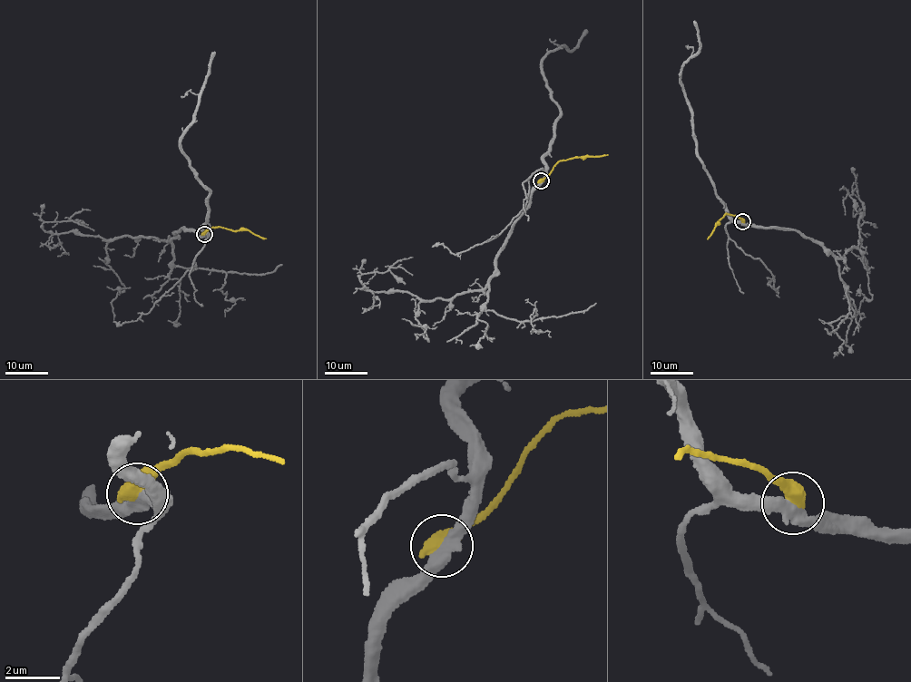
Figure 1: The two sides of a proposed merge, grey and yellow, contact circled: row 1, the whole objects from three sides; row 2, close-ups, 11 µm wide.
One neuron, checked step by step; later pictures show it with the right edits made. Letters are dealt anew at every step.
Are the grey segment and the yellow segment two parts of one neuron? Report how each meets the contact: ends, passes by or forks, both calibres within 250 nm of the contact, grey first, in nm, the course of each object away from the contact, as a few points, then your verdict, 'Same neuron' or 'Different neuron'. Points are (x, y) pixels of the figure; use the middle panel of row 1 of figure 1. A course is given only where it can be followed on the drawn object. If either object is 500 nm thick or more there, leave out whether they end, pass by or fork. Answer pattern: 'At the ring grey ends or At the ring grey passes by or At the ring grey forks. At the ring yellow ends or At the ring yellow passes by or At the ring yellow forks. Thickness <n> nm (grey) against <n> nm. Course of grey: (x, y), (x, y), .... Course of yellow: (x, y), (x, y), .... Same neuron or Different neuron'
Thickness 420 nm (grey) against 700 nm. Course of grey: (541, 181), (483, 289), (426, 300), (407, 291), (370, 291), (359, 279), (390, 267), (412, 275). Course of yellow: (541, 181), (560, 161), (608, 154). Different neuron

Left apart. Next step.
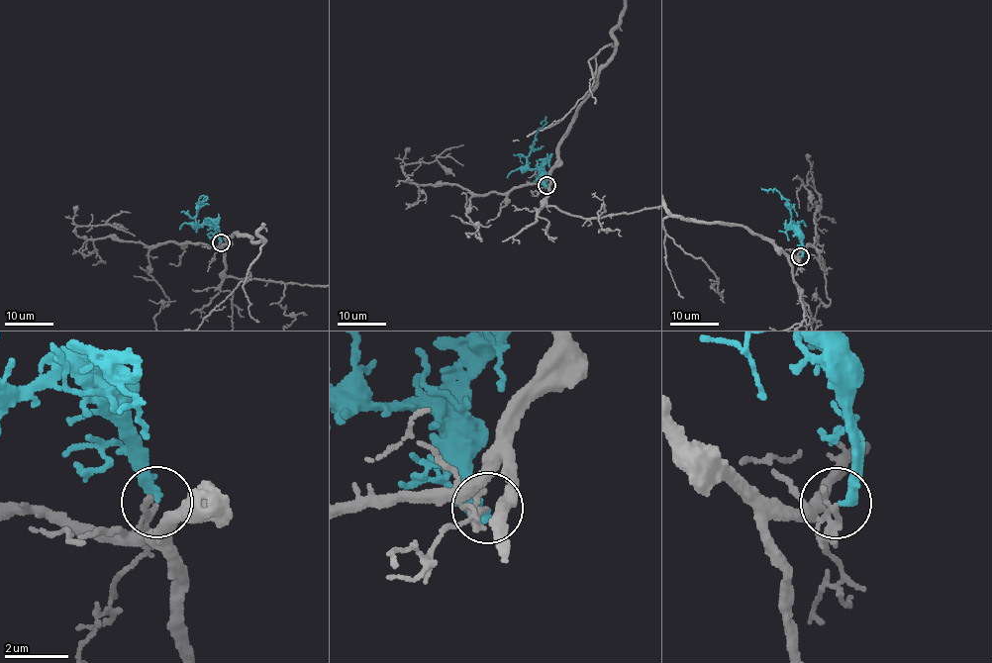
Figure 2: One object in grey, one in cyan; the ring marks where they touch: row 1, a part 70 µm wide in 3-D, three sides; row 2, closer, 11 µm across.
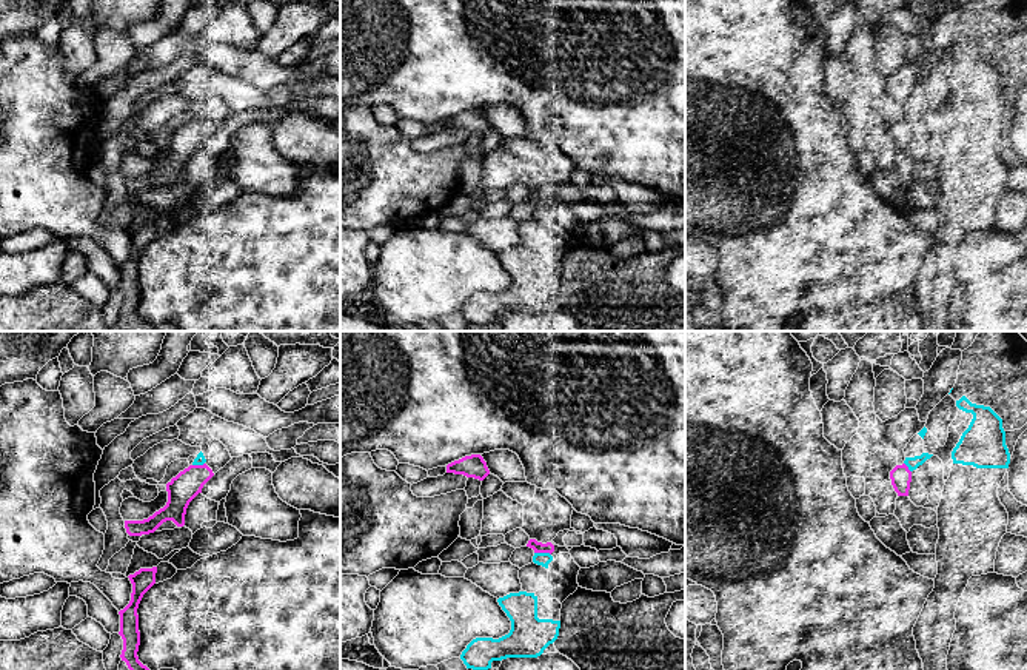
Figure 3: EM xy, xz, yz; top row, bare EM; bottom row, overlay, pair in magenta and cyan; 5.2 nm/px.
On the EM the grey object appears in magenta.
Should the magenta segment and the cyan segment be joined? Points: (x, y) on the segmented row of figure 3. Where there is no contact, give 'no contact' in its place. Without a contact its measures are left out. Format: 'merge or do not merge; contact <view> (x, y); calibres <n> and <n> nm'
do not merge; contact xz (542, 552); calibres 60 and 70 nm

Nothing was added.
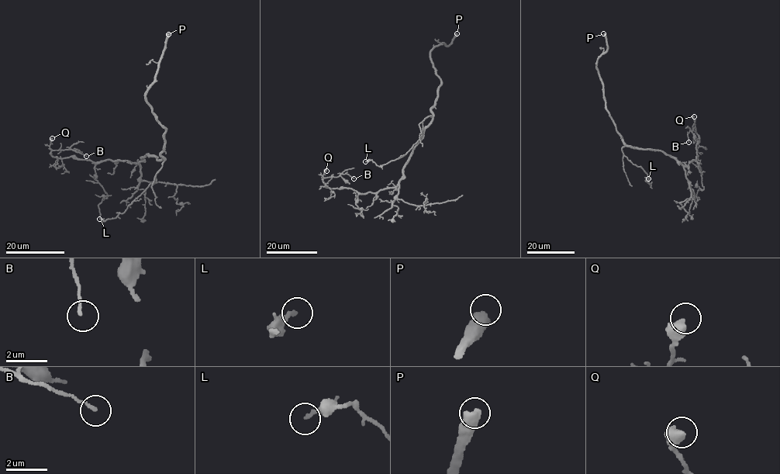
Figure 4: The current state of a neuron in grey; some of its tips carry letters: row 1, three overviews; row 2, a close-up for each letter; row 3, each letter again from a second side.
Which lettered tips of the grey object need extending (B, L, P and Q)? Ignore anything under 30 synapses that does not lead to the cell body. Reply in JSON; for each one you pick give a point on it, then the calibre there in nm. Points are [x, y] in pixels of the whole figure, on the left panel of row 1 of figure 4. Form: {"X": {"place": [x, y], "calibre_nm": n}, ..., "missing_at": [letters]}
{"P": {"place": [168, 34], "calibre_nm": 500}, "missing_at": ["P"]}

